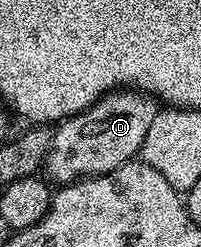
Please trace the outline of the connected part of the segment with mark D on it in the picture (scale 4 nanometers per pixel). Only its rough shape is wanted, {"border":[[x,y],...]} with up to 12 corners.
{"border":[[121,88],[51,135],[53,183],[97,178],[139,155],[157,99]]}

